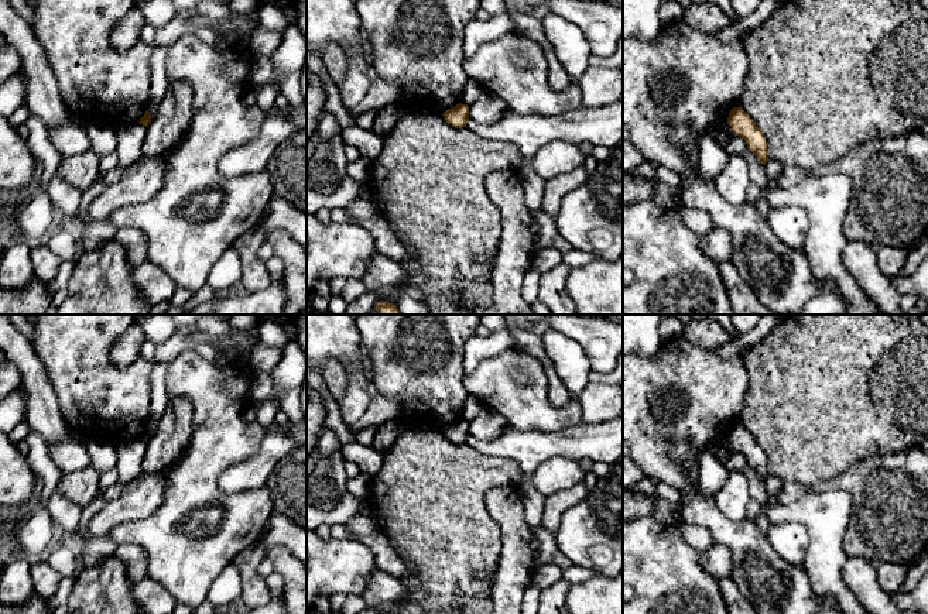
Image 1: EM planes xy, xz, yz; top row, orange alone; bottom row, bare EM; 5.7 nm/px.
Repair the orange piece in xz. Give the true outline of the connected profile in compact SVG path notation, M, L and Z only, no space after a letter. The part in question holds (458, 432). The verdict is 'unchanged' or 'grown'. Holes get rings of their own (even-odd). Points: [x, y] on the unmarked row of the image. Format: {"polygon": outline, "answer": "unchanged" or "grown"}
{"polygon": "M459 419L455 423L448 425L442 432L446 439L455 445L466 443L469 436L469 422Z", "answer": "unchanged"}

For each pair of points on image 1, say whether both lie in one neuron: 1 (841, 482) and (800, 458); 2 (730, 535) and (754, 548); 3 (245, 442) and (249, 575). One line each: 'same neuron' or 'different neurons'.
1: different neurons
2: same neuron
3: different neurons

